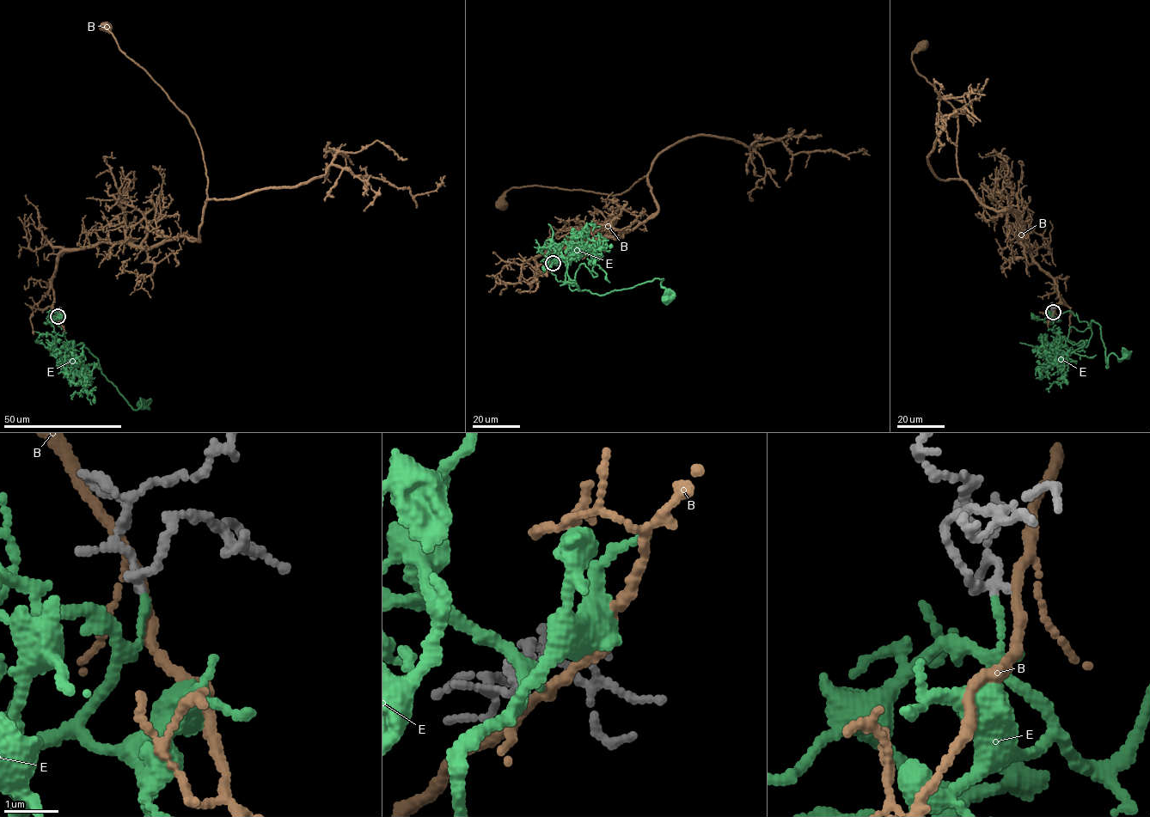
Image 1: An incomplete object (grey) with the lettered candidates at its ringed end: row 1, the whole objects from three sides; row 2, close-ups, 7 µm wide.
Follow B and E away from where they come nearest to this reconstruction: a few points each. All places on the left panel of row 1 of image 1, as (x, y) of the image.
B: (58, 316), (51, 283), (64, 251), (200, 239), (207, 184), (194, 128), (107, 28)
E: (58, 316), (51, 323), (58, 320), (70, 344), (88, 349), (129, 405), (143, 403)

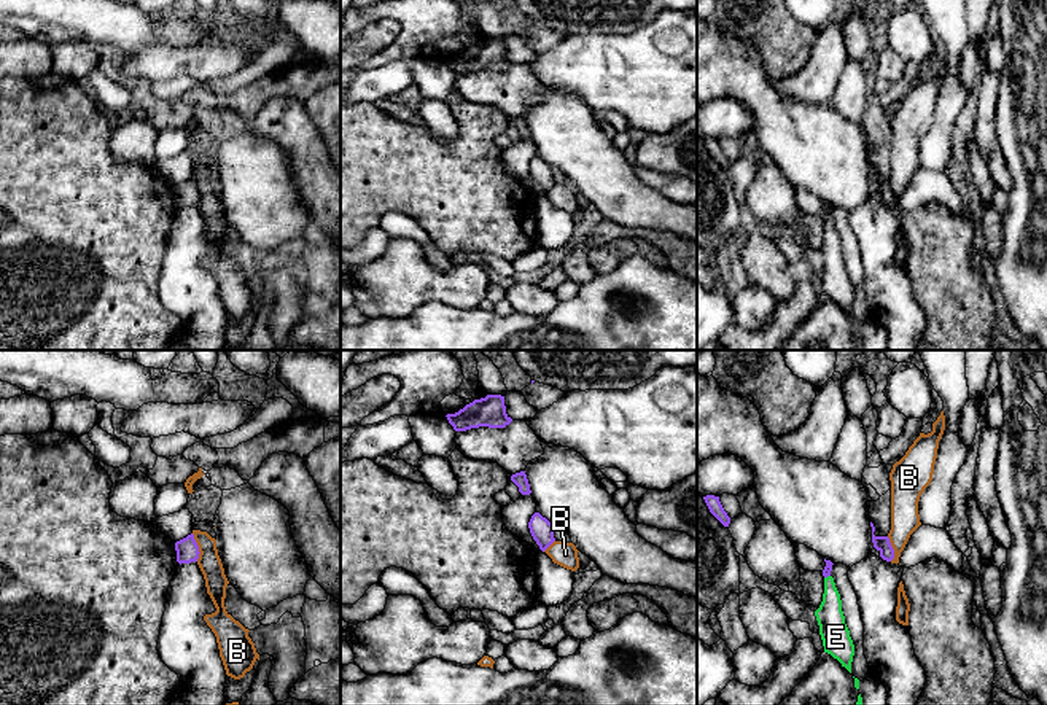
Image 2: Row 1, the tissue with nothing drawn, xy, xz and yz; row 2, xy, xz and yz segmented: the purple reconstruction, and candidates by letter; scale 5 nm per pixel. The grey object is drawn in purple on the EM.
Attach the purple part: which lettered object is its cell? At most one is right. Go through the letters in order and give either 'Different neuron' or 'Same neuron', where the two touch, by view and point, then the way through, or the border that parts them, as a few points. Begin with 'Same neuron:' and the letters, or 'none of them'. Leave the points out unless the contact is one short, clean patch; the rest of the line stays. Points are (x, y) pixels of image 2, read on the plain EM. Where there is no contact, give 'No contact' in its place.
Same neuron: E
B: Different neuron. Touches purple at xy (198, 191). Boundary: xy (191, 177), (199, 196), (198, 204)
E: Same neuron. Touches purple at yz (826, 220). Path across: yz (828, 212), (826, 220), (829, 258)

